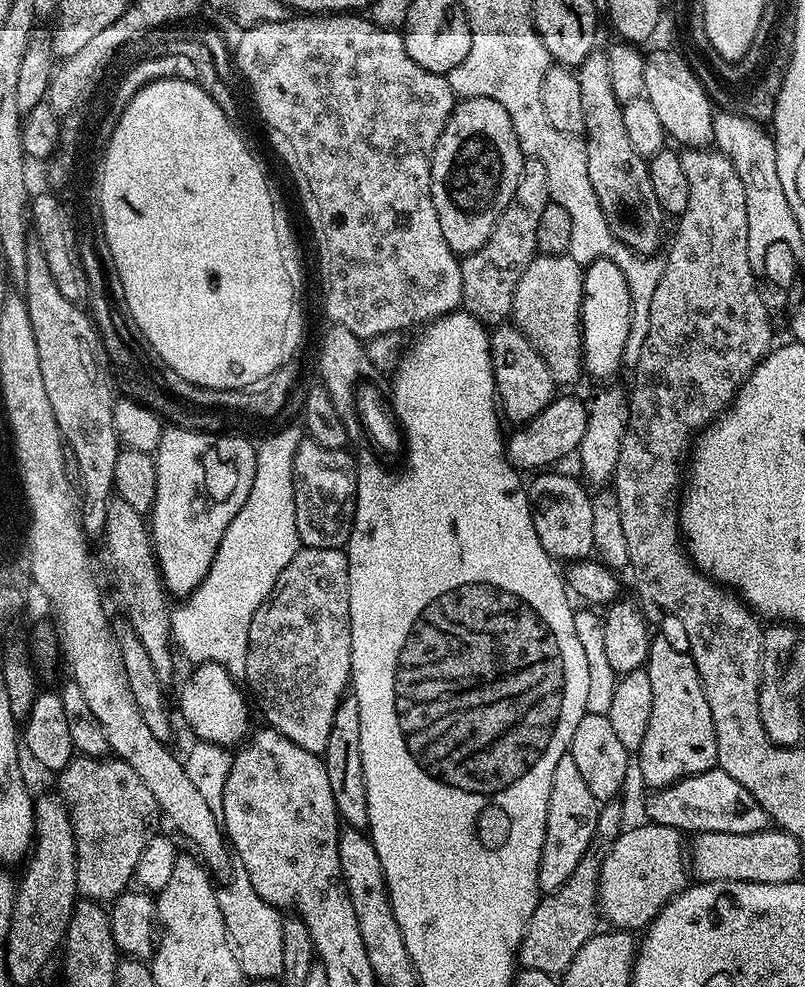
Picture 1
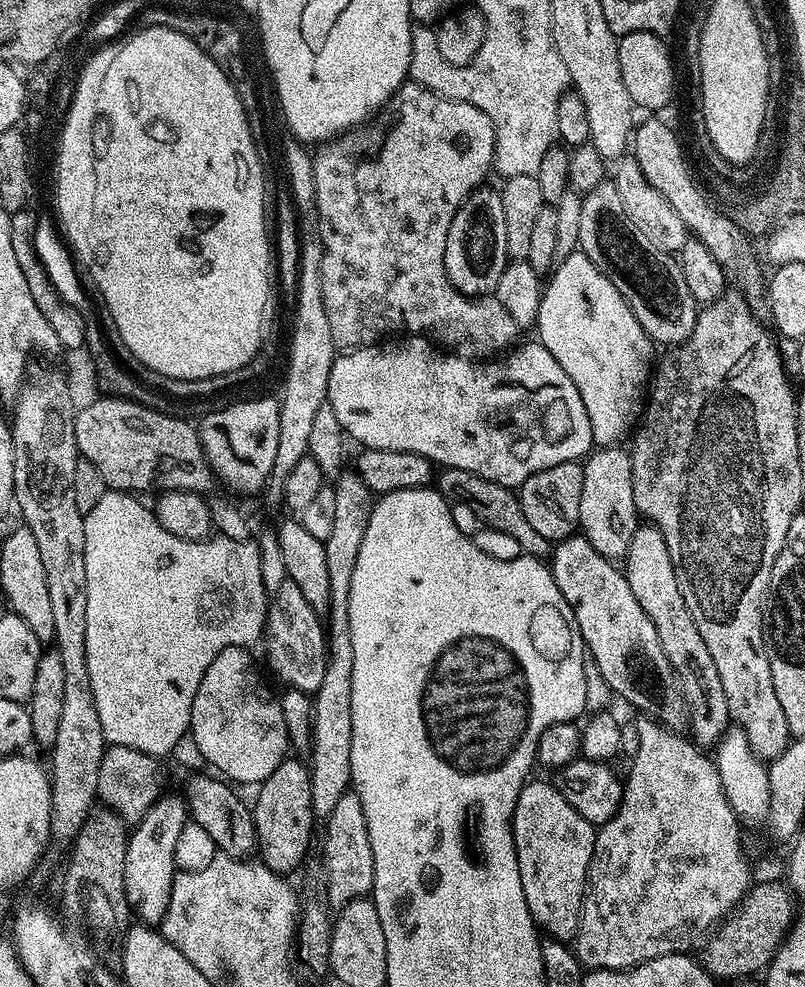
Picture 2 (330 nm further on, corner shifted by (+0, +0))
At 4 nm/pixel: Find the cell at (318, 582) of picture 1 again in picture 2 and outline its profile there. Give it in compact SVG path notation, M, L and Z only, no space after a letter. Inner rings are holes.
M286 579L284 585L271 597L266 617L266 641L268 640L268 664L272 672L288 684L289 689L315 694L322 686L320 660L326 655L326 628L310 602L302 598L302 590Z

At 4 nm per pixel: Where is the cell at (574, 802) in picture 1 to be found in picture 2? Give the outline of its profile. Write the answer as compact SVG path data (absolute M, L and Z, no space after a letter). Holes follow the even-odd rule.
M532 780L521 787L516 794L516 805L512 811L512 841L516 847L518 870L522 878L522 890L526 894L528 909L536 922L537 929L543 930L553 940L572 942L580 927L580 914L584 902L584 886L588 882L588 867L594 854L597 829L560 793L555 783Z

